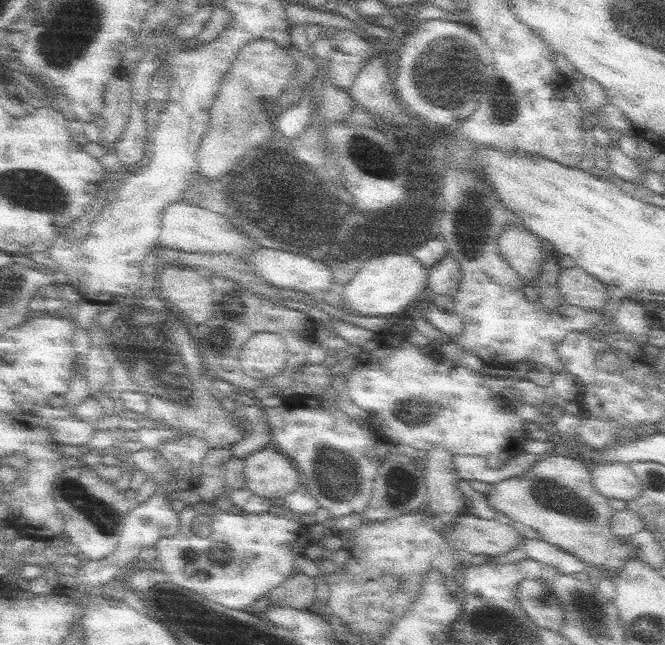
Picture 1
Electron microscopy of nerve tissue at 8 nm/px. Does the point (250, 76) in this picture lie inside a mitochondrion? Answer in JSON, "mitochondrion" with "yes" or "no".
{"mitochondrion":"no"}

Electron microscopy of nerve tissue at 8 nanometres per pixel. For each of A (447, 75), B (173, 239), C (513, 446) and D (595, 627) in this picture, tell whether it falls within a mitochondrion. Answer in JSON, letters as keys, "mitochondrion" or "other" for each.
{"A":"mitochondrion","B":"other","C":"other","D":"mitochondrion"}

